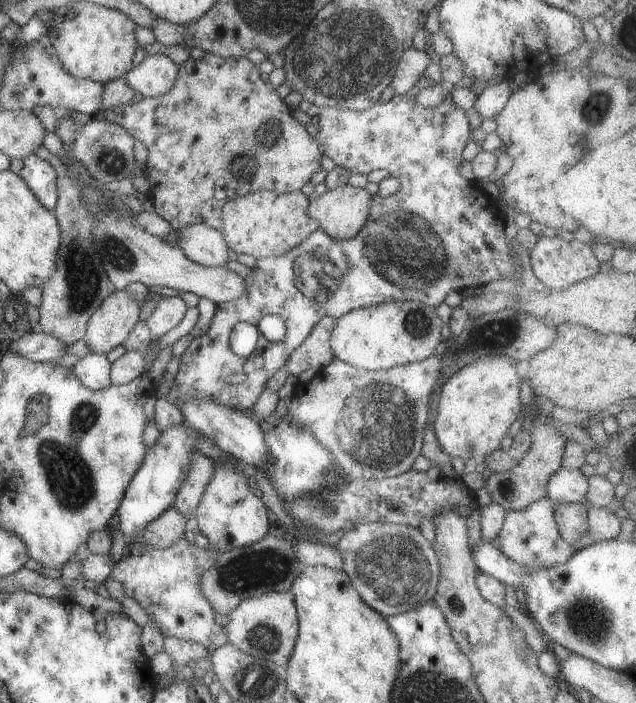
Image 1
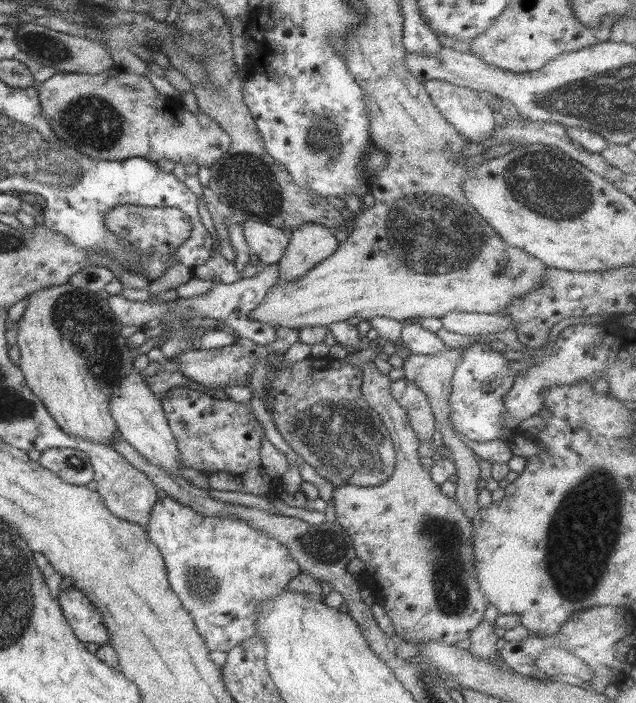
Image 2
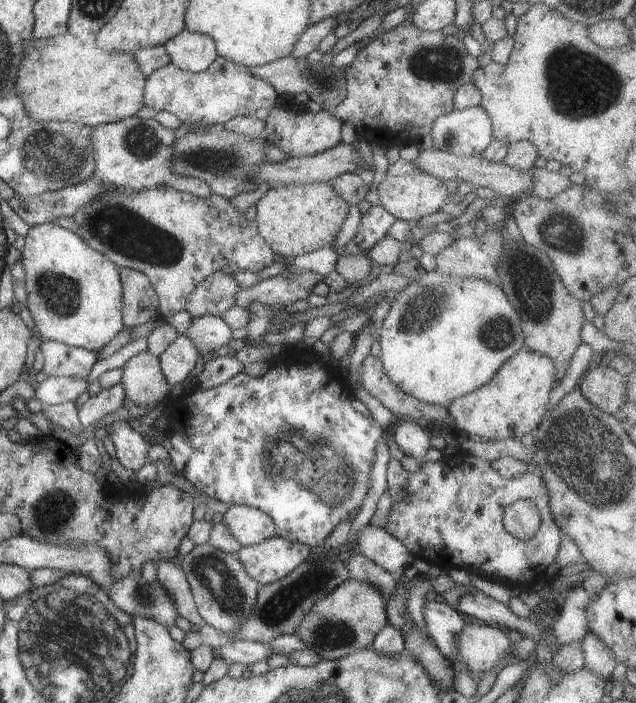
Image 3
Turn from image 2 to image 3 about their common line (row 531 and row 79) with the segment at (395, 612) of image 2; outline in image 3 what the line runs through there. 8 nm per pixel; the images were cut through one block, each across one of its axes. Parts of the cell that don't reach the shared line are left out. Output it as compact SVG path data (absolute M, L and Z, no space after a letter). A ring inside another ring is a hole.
M408 16L407 20L373 39L358 52L356 58L346 67L347 95L344 102L334 108L327 108L326 112L343 123L350 122L358 134L375 143L380 142L385 147L418 142L421 137L430 133L436 118L455 110L456 91L472 82L478 67L478 58L468 53L458 36L445 35L441 31L422 31Z

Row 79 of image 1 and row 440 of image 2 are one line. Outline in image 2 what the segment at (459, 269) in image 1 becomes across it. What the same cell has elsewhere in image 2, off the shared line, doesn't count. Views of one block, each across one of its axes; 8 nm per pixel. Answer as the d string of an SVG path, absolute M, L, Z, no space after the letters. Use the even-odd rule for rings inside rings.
M404 378L390 384L392 397L407 411L410 427L423 444L432 442L432 435L436 430L435 416L428 397L416 383Z

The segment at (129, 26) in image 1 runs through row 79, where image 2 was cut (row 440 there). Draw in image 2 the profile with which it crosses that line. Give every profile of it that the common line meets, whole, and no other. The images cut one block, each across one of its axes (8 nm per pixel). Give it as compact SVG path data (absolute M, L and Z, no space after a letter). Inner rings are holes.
M69 282L60 286L42 288L38 292L30 292L26 296L28 305L18 321L18 349L20 349L19 367L24 373L27 385L43 402L47 412L56 420L58 426L74 438L86 438L96 444L112 446L116 432L119 432L116 421L110 409L110 394L120 386L120 382L132 372L134 357L147 354L158 343L162 343L166 336L146 338L145 342L133 350L126 345L126 338L122 337L122 323L110 308L107 299L72 286Z

